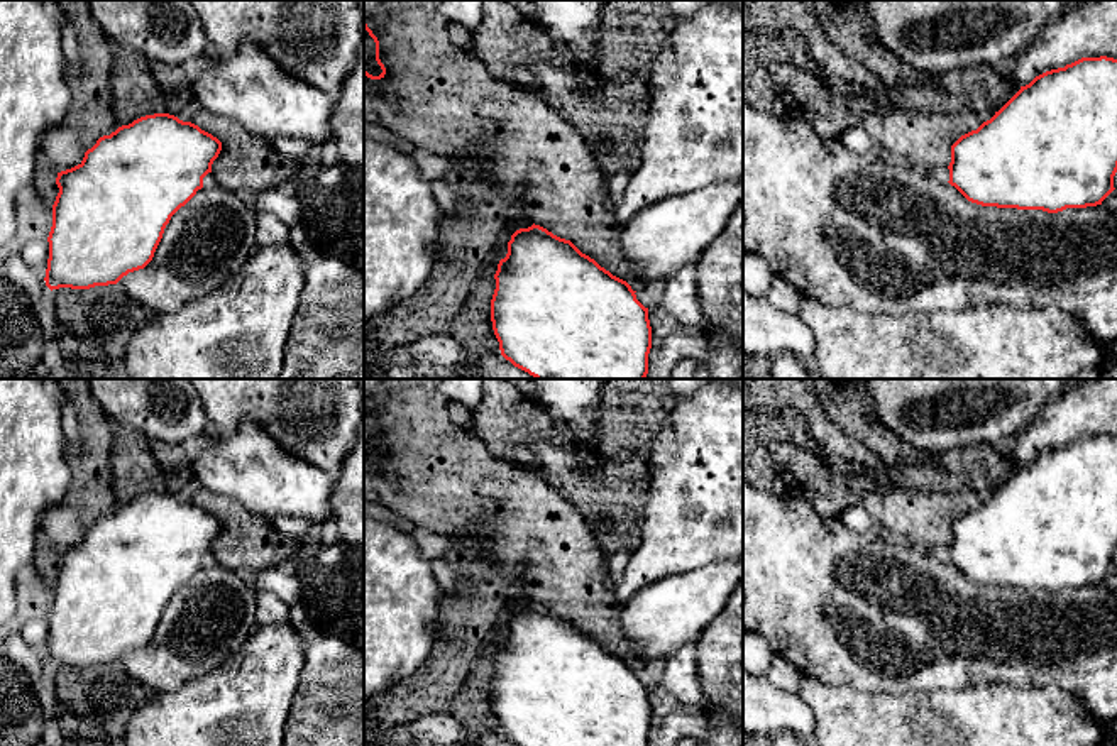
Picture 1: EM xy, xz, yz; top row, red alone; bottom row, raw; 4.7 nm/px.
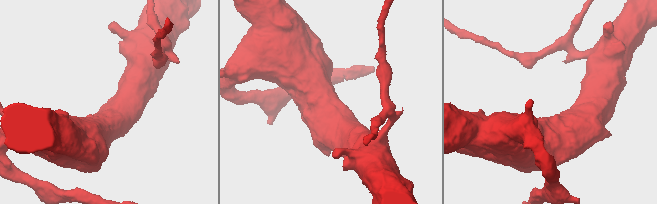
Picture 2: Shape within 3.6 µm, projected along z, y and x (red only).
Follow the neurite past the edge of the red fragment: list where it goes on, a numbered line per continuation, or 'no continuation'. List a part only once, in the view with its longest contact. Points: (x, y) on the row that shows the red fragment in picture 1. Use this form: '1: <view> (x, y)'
no continuation

